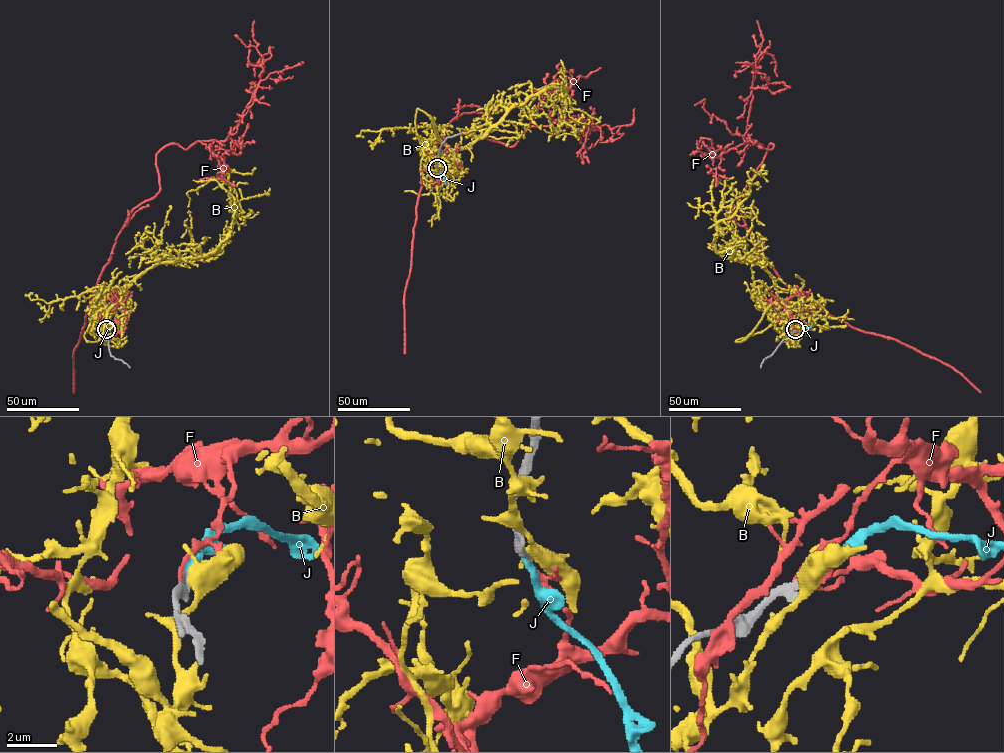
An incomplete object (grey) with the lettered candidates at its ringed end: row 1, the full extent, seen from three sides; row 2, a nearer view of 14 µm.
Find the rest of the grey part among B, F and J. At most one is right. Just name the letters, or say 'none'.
J

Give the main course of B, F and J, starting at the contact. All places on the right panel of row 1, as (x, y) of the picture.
B: (795, 329), (789, 337), (765, 308), (776, 286), (764, 268), (715, 250), (712, 181), (732, 187), (741, 206)
F: (794, 329), (786, 301), (811, 302), (781, 280), (740, 209), (774, 146), (748, 139), (763, 52), (777, 76)
J: (795, 329), (811, 326)

